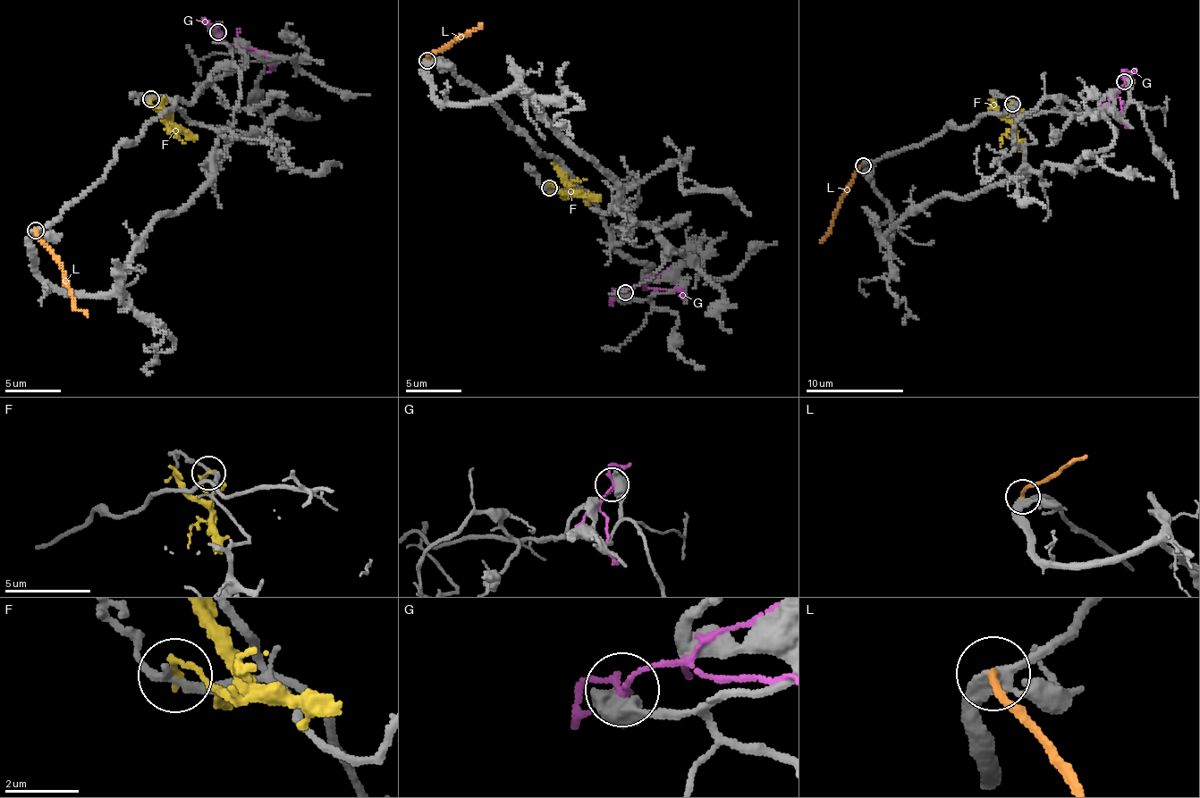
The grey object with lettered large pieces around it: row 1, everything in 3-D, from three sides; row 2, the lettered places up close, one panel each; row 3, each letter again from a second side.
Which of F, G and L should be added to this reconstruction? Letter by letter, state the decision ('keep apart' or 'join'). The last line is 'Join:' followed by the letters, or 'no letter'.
F: keep apart
G: keep apart
L: join
Join: L

